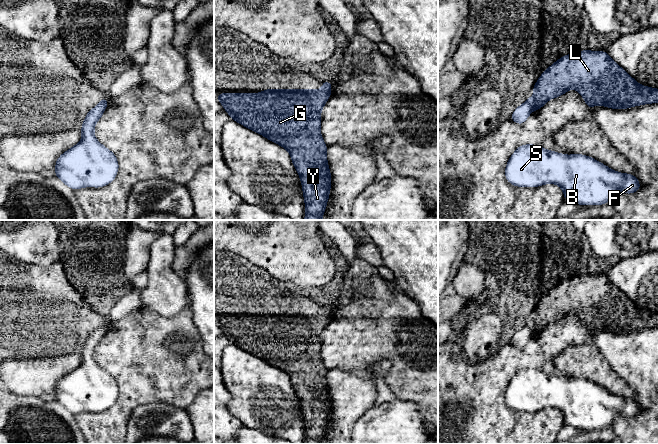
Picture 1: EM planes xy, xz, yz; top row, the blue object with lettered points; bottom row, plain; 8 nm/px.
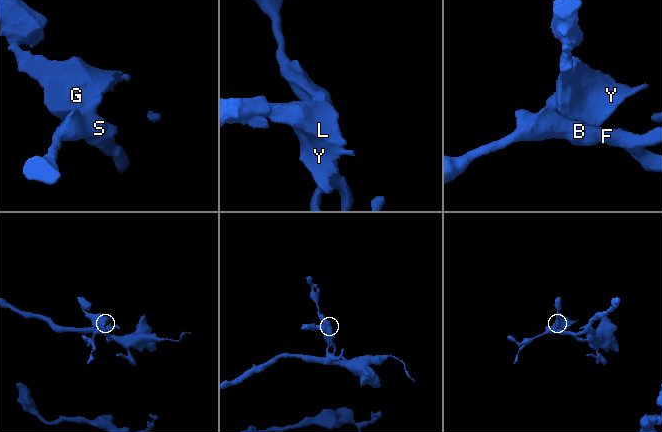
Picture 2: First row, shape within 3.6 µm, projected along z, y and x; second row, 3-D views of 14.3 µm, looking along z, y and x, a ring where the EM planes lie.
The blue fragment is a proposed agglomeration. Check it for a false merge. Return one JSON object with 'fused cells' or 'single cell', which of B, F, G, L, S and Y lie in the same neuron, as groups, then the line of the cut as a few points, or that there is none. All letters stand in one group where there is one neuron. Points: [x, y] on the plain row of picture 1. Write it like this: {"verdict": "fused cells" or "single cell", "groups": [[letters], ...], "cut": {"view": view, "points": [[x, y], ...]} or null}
{"verdict": "fused cells", "groups": [["B", "F", "S"], ["G", "L", "Y"]], "cut": {"view": "yz", "points": [[526, 325], [533, 333]]}}

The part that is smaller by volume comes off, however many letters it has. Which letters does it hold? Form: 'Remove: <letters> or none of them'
Remove: G, L, Y

